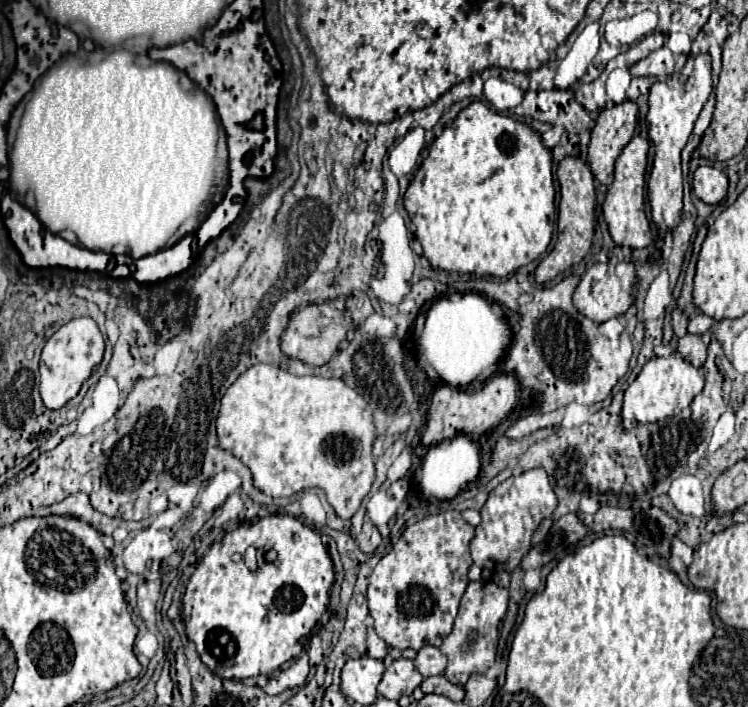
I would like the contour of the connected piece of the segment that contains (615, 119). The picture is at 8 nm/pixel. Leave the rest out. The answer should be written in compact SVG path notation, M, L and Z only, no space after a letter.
M624 100L622 104L608 106L598 114L594 128L590 130L590 144L588 144L588 164L598 182L610 184L614 180L614 162L622 152L622 148L634 136L636 124L638 124L638 106L632 100Z

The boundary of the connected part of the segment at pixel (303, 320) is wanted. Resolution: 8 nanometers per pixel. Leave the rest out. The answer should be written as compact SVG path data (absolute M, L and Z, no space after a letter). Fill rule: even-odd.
M308 304L306 308L300 308L290 316L290 322L280 336L280 348L288 358L302 360L306 364L322 366L326 364L336 352L340 340L346 338L346 328L344 328L344 314L336 308L330 308L328 304ZM322 314L328 314L328 326L318 326L318 318Z

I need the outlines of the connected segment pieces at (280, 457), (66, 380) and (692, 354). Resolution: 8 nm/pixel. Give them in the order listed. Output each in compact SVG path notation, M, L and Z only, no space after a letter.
M254 364L226 388L220 400L216 432L220 448L242 460L252 472L254 488L268 496L292 496L304 488L320 486L334 512L348 520L356 514L374 482L372 444L376 440L376 426L372 408L340 378L294 376L272 364Z
M74 318L60 326L54 336L46 342L40 356L40 396L50 410L62 408L70 398L74 398L82 382L100 366L104 354L104 338L98 324L88 318Z
M686 334L684 338L678 340L678 348L676 352L680 356L684 356L684 360L688 360L690 364L696 364L696 368L700 368L708 356L706 352L706 344L702 342L700 334Z

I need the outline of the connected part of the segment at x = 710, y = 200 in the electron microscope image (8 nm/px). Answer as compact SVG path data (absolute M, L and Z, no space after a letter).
M698 166L692 178L694 194L706 204L718 204L728 190L728 178L720 168Z

